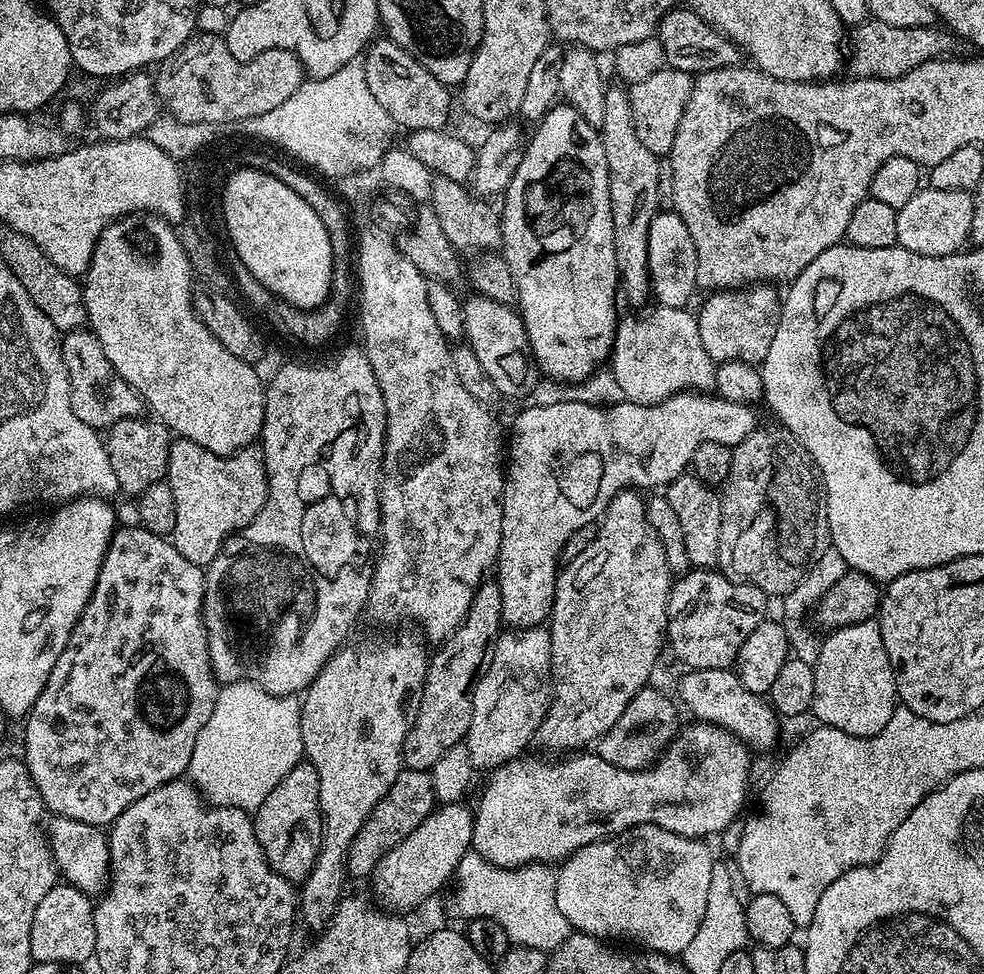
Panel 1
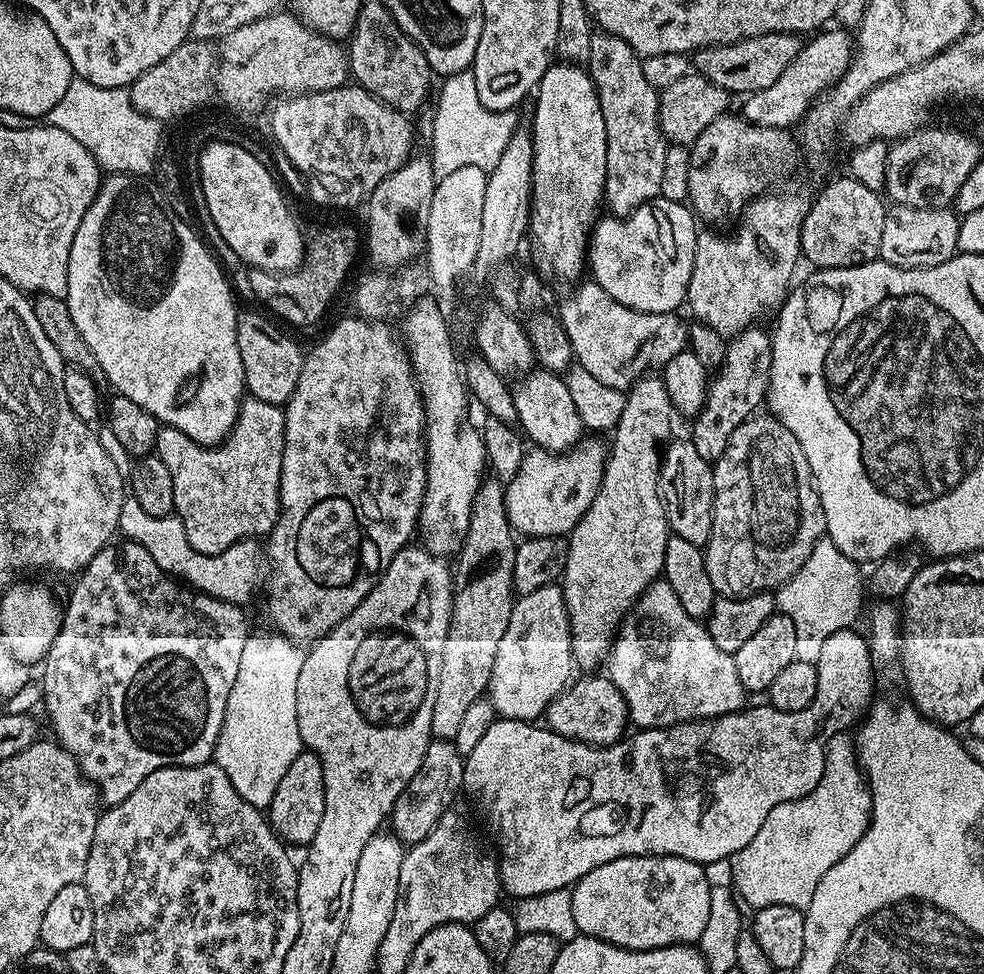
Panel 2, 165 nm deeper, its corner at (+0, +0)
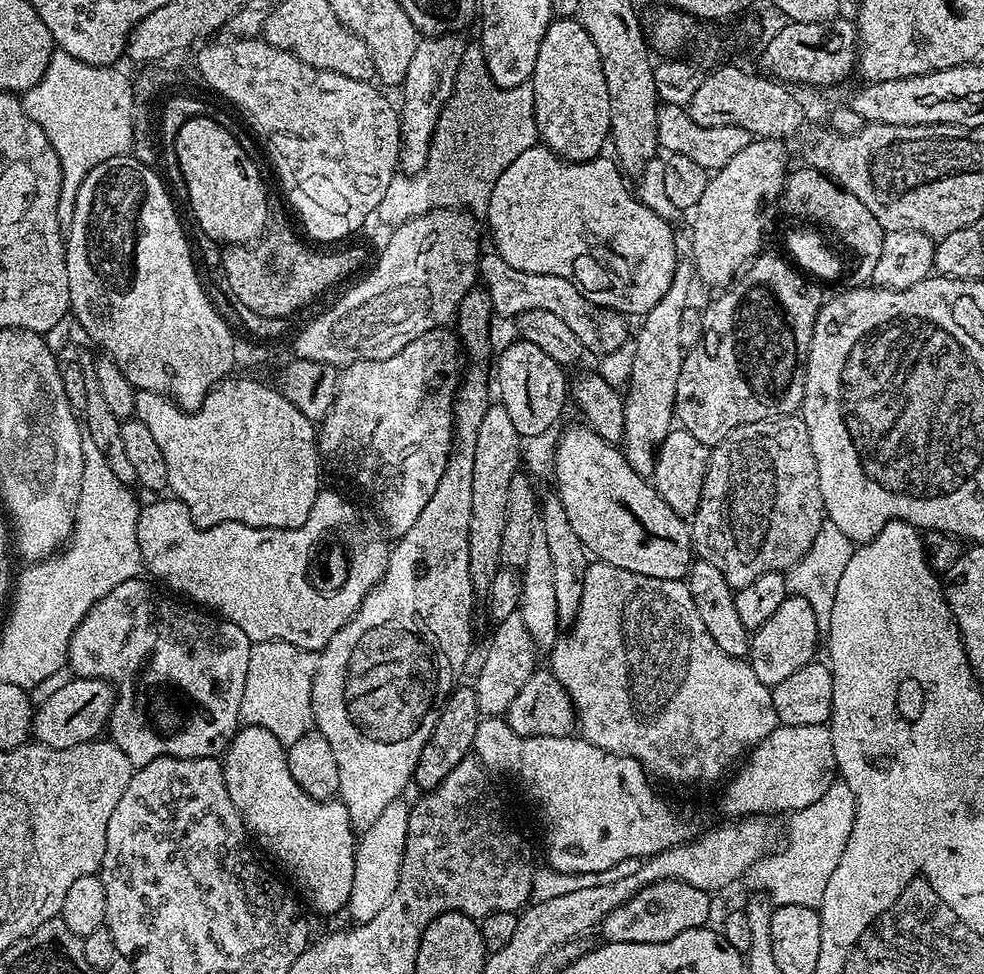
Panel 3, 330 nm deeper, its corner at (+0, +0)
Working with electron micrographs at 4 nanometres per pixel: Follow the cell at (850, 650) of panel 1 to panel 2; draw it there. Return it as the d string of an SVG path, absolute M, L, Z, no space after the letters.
M852 628L838 630L822 646L822 654L816 663L818 670L818 694L814 694L814 702L806 706L806 710L778 710L761 702L757 708L745 706L738 712L731 712L726 716L718 716L710 720L689 720L682 724L672 724L668 728L645 728L625 735L616 744L609 744L606 748L597 748L594 744L584 744L581 740L567 740L554 734L547 726L537 726L526 720L506 720L498 718L486 730L486 735L475 744L474 750L464 757L464 787L470 799L476 803L480 816L486 827L492 831L496 844L500 847L498 867L500 869L500 887L515 898L525 896L541 896L550 890L568 888L581 880L590 870L598 866L606 866L606 862L614 862L618 858L627 856L677 856L686 858L695 864L711 866L719 860L727 861L742 846L747 846L754 834L762 830L762 822L766 822L770 810L774 806L782 806L782 802L794 802L806 794L810 794L822 782L822 770L828 753L828 743L835 736L855 729L864 719L869 708L874 703L876 692L876 672L872 659L872 650L867 639L864 640Z

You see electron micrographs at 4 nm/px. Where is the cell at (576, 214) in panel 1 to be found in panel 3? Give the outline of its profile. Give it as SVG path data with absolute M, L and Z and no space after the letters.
M556 18L548 25L546 34L542 38L542 46L538 46L538 62L534 62L534 74L532 75L530 83L534 90L534 118L536 119L536 130L544 147L569 162L593 160L594 157L601 155L601 153L605 151L604 144L606 148L612 131L610 93L606 91L606 74L602 74L602 58L598 58L598 46L594 46L594 38L590 38L590 34L586 34L586 30L580 25L579 19Z

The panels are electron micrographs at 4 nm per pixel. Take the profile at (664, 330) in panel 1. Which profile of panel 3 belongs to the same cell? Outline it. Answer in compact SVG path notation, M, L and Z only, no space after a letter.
M495 254L485 255L478 268L482 273L483 287L492 303L493 313L497 317L515 318L530 310L550 310L550 314L562 318L562 322L566 322L566 326L574 330L578 342L582 342L585 350L589 353L597 352L596 356L600 358L629 343L629 321L624 313L615 312L612 308L598 307L594 302L590 302L590 298L584 296L578 285L566 278L558 278L554 274L530 274L514 270L514 266L510 266Z

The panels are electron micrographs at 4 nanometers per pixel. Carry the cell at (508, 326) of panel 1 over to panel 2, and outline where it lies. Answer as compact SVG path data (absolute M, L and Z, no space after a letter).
M533 370L519 381L518 386L512 388L512 397L514 398L514 410L516 411L515 423L519 431L537 448L545 448L548 452L566 452L580 443L585 435L586 429L579 418L578 410L574 408L573 399L570 398L570 392L567 390L567 382L563 375L554 372L545 372L543 370Z

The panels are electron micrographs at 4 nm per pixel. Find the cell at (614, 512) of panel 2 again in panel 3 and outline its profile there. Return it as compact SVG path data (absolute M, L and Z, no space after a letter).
M677 263L676 277L672 280L670 290L661 298L658 306L644 313L639 321L640 333L634 336L633 372L626 383L628 392L624 396L626 426L622 451L628 459L628 465L641 474L651 473L656 467L654 442L666 439L674 427L678 374L686 355L686 349L678 339L678 326L682 323L682 310L690 306L688 295L692 292L692 280L694 284L693 265Z

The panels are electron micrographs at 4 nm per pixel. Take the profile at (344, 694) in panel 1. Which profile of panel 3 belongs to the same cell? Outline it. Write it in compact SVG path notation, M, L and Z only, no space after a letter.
M480 286L473 287L472 291L466 294L466 298L462 298L460 309L456 311L454 331L467 359L469 356L476 364L470 365L469 368L467 365L463 369L462 379L458 385L456 401L452 407L454 421L452 453L448 455L446 470L438 481L438 490L434 490L430 502L426 502L426 510L422 510L422 514L418 514L418 522L414 522L414 526L410 526L410 530L406 530L406 534L395 541L396 545L394 543L391 545L384 576L370 590L370 594L366 596L362 606L354 614L354 618L350 618L350 622L346 622L346 626L342 626L342 630L338 630L338 634L334 634L334 638L330 638L330 642L326 642L326 646L318 653L314 686L312 687L312 722L315 731L320 732L322 738L326 738L326 742L330 742L330 750L334 750L334 762L338 762L338 786L340 787L338 799L346 806L346 810L350 814L350 822L357 830L374 826L375 820L382 815L382 810L386 810L386 806L390 806L390 802L401 799L405 795L404 791L407 790L408 784L410 788L416 774L418 758L422 754L422 746L426 746L440 717L440 711L444 709L444 704L448 701L448 696L452 693L453 688L457 687L459 680L456 679L459 678L460 671L463 670L464 663L467 662L468 655L472 652L472 596L474 597L474 589L470 582L468 535L470 534L470 506L474 503L474 442L478 442L478 430L482 427L482 418L486 418L486 410L490 407L490 399L488 400L490 372L489 369L487 372L480 364L484 364L488 360L488 331L492 328L492 320L494 321L494 313L487 291Z

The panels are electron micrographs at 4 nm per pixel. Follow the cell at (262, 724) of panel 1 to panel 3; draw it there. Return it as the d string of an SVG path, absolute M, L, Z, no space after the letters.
M290 642L253 643L246 686L242 690L241 721L270 730L270 734L277 736L285 746L298 742L298 738L313 727L312 687L317 659L317 653L302 650Z

